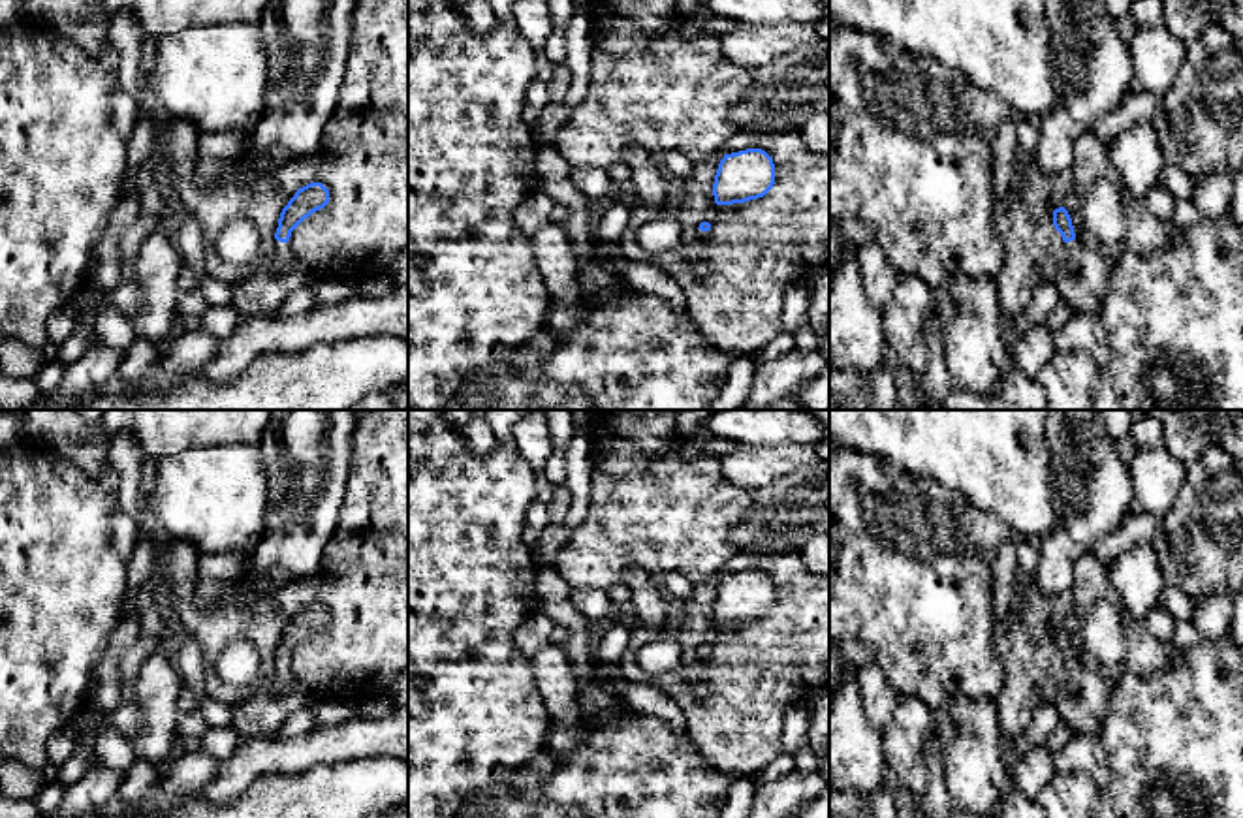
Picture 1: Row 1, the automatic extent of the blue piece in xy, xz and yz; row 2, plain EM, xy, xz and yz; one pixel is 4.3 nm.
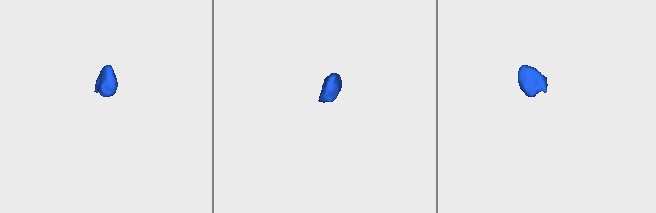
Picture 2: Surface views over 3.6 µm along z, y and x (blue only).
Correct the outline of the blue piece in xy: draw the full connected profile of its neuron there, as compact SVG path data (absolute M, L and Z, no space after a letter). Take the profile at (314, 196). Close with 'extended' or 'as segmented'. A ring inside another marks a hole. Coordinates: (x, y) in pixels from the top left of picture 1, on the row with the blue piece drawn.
M322 182L299 188L288 201L278 218L273 254L246 278L231 286L229 305L241 318L273 316L295 290L322 278L291 252L288 241L305 218L327 203L329 190Z; extended

